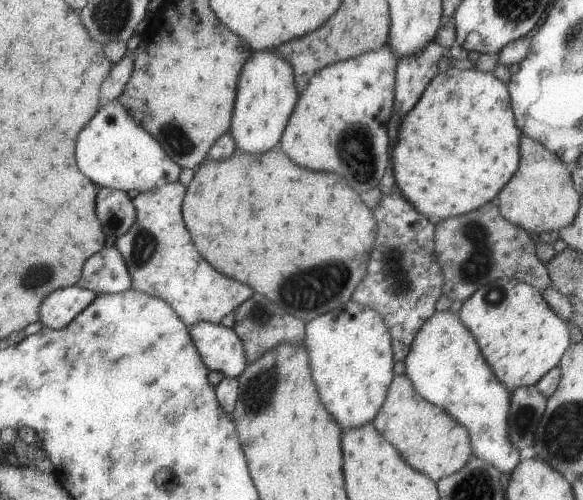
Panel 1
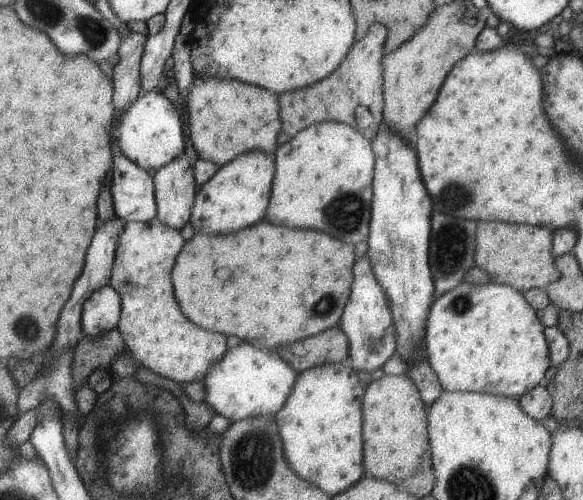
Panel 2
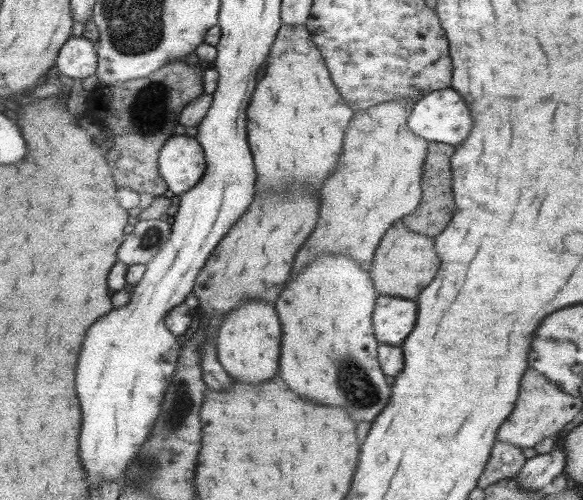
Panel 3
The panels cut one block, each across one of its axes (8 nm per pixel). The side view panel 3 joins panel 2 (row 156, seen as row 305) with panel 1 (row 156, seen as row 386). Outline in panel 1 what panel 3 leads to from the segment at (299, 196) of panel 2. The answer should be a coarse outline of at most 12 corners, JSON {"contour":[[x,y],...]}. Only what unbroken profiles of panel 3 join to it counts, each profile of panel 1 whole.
{"contour":[[383,45],[325,66],[279,142],[355,192],[390,164],[397,63]]}

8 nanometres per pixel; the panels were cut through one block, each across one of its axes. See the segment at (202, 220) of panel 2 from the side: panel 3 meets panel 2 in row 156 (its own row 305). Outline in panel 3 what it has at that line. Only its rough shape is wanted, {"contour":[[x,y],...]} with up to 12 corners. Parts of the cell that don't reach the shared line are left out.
{"contour":[[243,300],[218,324],[220,366],[247,384],[271,378],[279,322]]}

